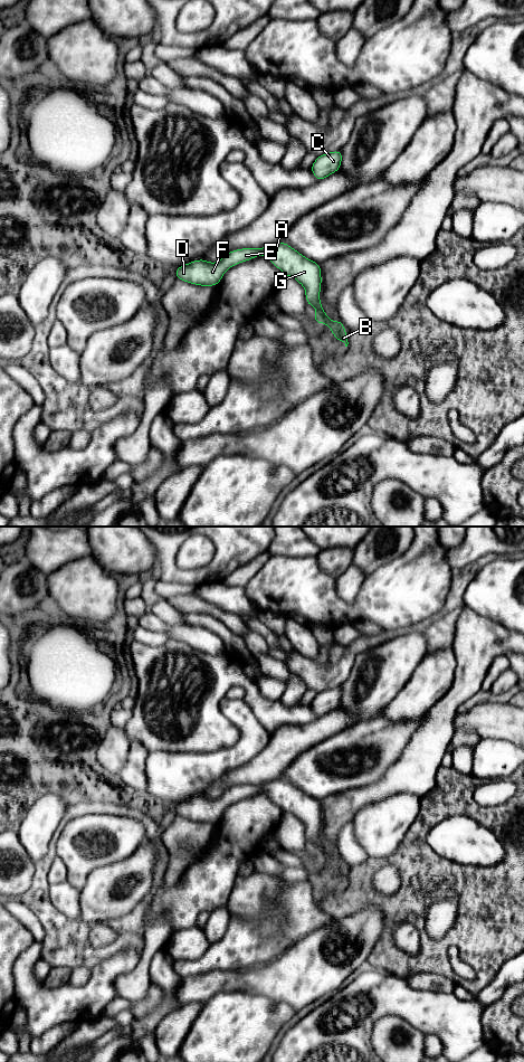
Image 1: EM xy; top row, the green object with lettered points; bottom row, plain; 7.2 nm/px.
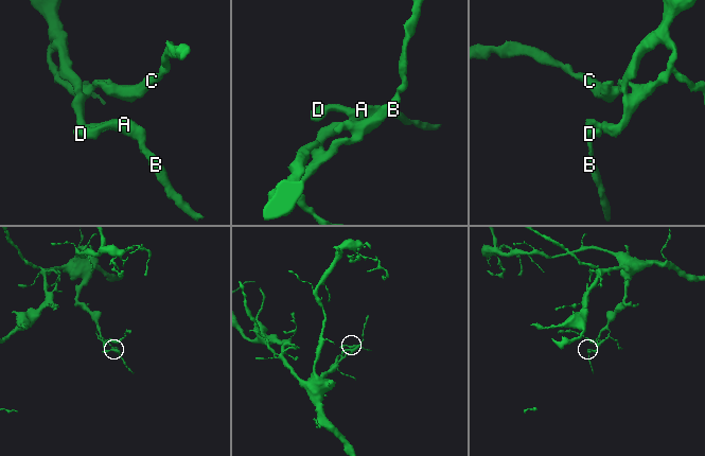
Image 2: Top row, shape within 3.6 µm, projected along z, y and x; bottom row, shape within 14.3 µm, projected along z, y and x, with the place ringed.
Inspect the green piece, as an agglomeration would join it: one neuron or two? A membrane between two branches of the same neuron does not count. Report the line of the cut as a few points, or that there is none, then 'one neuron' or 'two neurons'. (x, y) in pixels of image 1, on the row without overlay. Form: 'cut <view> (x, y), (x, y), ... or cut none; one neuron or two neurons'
cut none; one neuron

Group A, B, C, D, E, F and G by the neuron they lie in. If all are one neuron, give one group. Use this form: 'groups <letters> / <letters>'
groups A B C D E F G

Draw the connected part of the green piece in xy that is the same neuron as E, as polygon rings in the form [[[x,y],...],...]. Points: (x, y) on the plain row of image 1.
[[[280,778],[263,785],[242,785],[226,790],[218,799],[209,799],[198,796],[177,805],[174,812],[184,818],[201,822],[216,823],[225,808],[236,800],[250,797],[259,791],[265,791],[284,813],[292,813],[305,825],[306,840],[314,843],[317,850],[313,856],[330,863],[333,872],[347,883],[347,872],[341,857],[332,857],[326,853],[320,837],[321,828],[321,802],[304,794],[289,781]]]

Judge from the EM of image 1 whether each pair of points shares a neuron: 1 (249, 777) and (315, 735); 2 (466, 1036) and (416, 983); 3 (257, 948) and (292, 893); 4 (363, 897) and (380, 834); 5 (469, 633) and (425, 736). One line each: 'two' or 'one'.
1: one
2: two
3: one
4: two
5: one

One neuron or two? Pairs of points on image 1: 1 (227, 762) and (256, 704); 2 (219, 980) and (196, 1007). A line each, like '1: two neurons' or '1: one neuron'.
1: two neurons
2: two neurons

